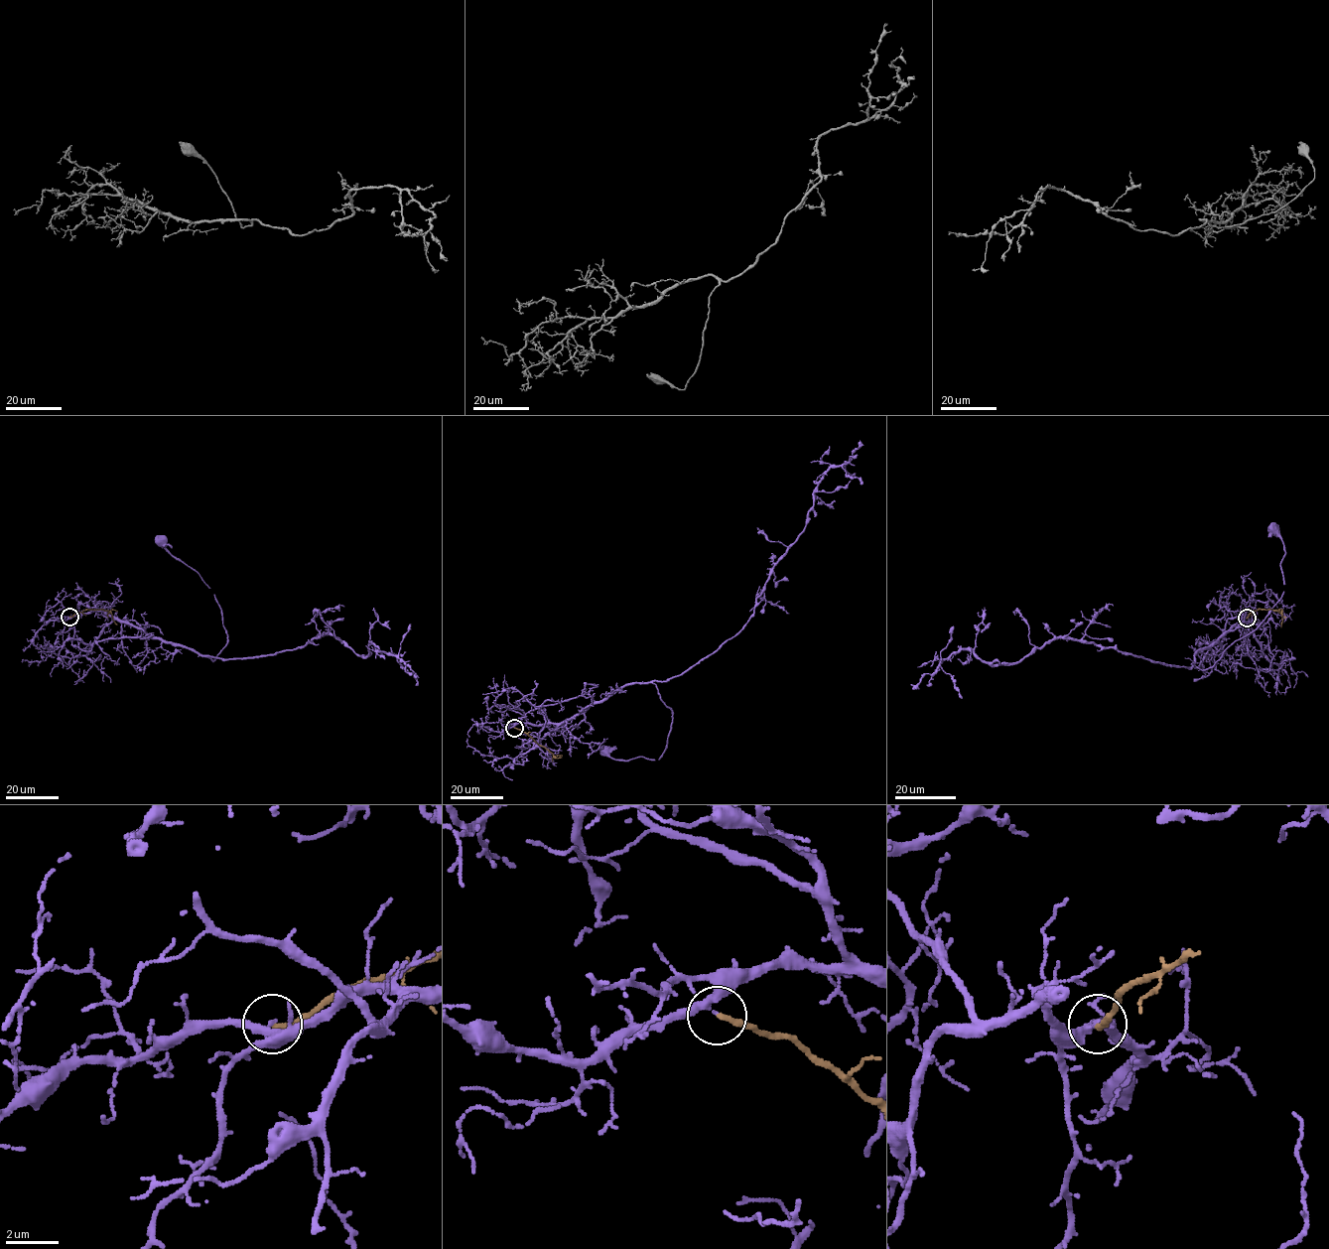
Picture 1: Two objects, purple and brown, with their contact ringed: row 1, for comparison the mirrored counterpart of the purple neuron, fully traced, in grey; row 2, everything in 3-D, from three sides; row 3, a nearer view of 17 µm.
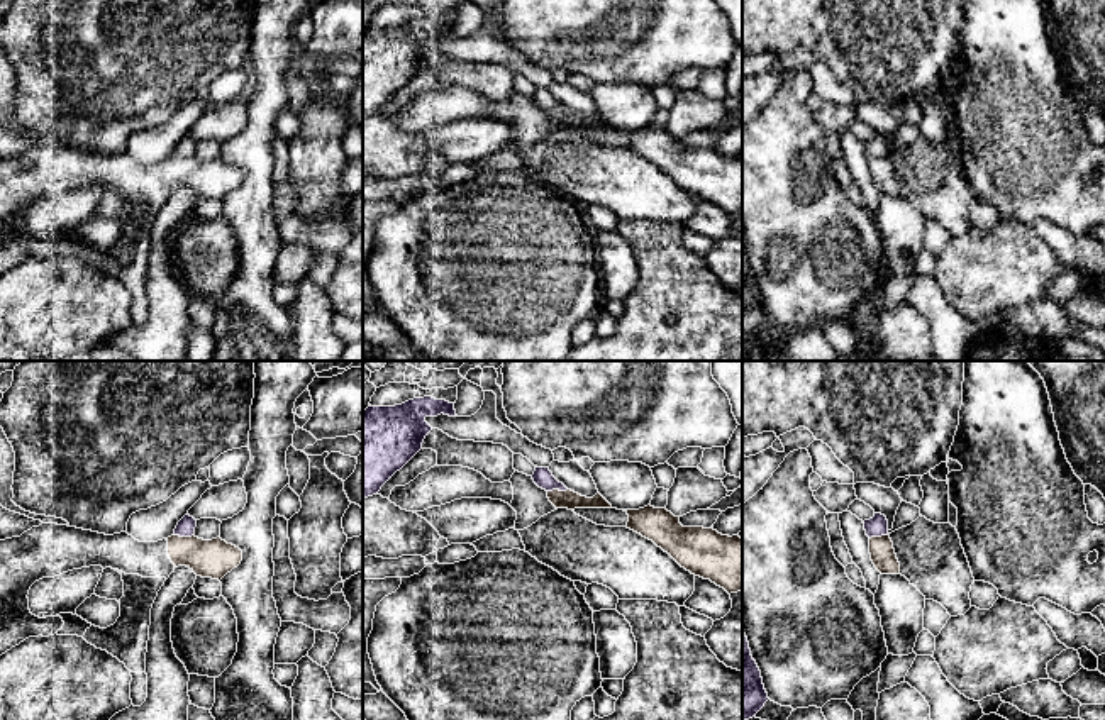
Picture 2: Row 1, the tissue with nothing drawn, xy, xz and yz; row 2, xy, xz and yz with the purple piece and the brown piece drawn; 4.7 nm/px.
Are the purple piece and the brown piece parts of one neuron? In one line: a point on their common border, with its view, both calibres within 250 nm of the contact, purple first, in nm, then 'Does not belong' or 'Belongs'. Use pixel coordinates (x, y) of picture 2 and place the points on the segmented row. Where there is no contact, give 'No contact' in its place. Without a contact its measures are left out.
Touches purple at xy (183, 536). Thickness 90 nm (purple) against 180 nm. Does not belong

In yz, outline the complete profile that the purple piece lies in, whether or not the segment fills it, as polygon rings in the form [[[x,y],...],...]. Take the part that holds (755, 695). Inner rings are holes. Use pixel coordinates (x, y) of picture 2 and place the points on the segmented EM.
[[[742,630],[742,720],[756,717],[768,700],[761,671],[751,656],[749,642]]]

